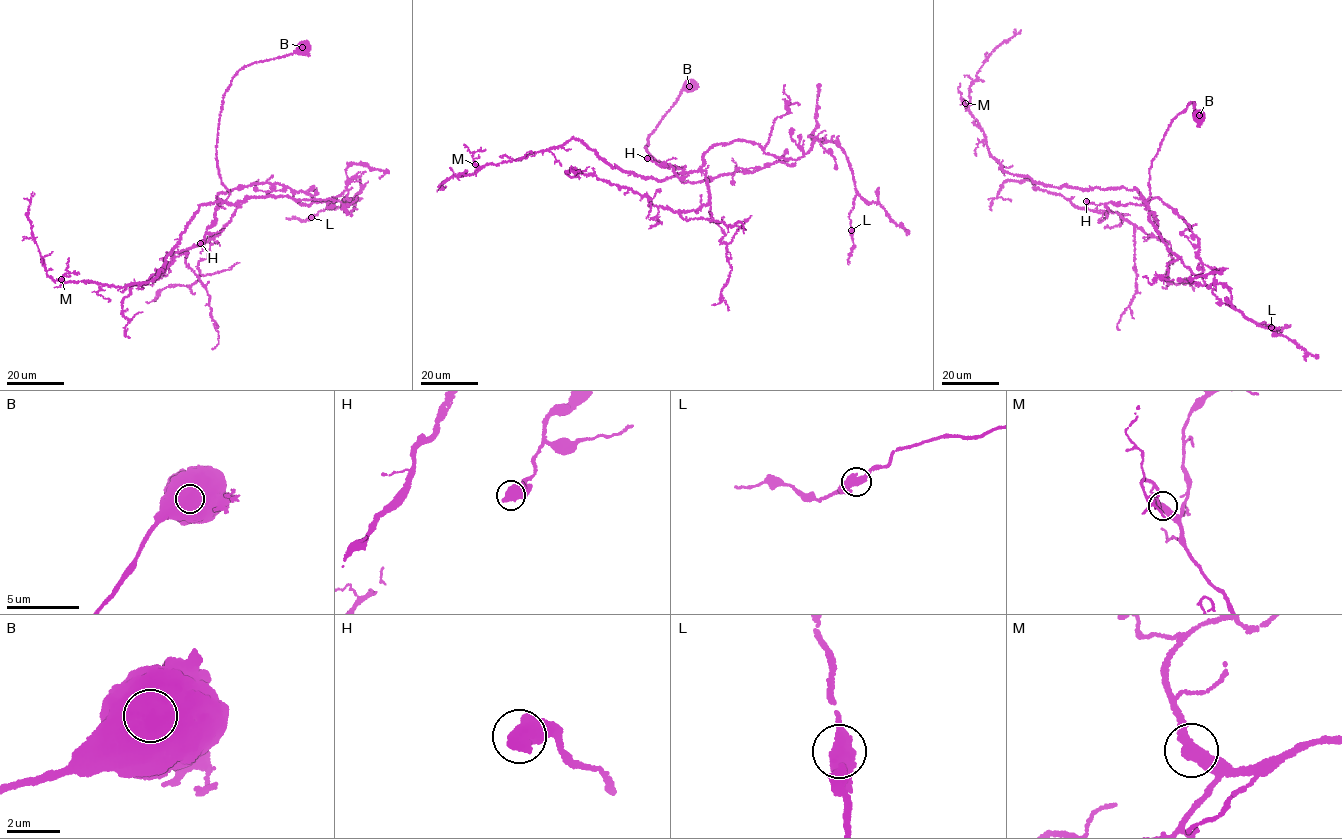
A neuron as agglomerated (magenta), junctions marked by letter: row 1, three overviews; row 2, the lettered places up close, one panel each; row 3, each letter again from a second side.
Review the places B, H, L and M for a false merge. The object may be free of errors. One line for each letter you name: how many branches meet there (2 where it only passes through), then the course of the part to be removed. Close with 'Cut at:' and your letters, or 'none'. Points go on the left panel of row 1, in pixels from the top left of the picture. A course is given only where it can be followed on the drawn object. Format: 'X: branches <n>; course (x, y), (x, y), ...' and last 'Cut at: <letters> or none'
Cut at: none

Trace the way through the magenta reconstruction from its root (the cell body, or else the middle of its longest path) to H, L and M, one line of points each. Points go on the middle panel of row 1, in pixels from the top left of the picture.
H: (689, 86), (648, 138), (657, 162), (695, 171), (714, 145), (739, 140), (789, 159), (693, 183), (647, 158)
L: (689, 86), (648, 138), (656, 162), (695, 171), (722, 143), (795, 159), (831, 141), (853, 174), (851, 230)
M: (689, 86), (645, 146), (657, 162), (685, 167), (660, 181), (613, 167), (575, 139), (516, 160), (475, 165)

